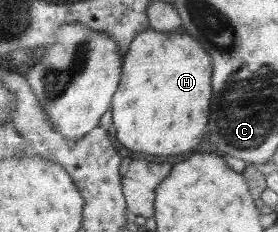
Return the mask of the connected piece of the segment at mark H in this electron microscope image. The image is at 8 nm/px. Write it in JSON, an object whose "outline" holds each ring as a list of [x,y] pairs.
{"outline":[[[148,26],[137,32],[121,58],[118,88],[109,108],[114,138],[124,149],[152,156],[190,152],[207,132],[210,70],[210,57],[184,29],[165,33]]]}

